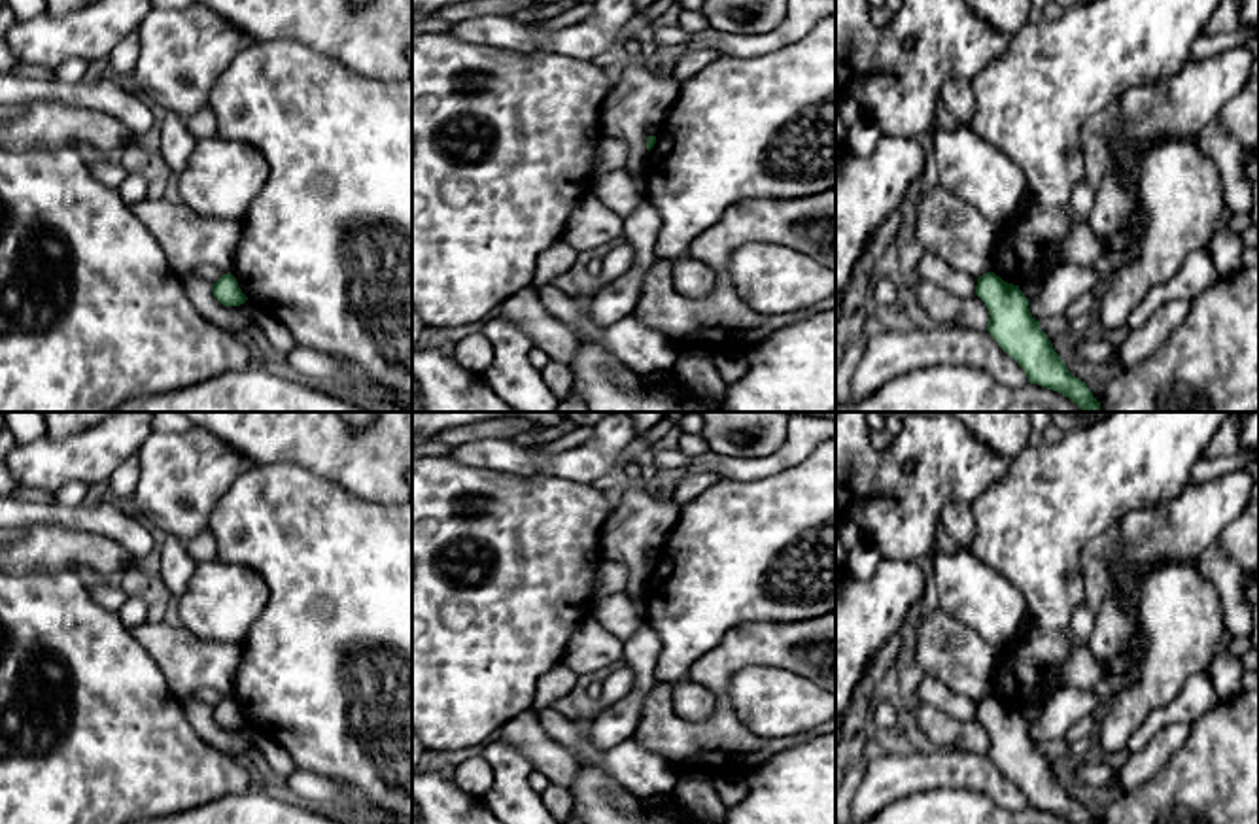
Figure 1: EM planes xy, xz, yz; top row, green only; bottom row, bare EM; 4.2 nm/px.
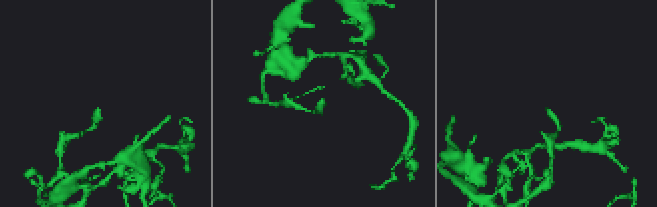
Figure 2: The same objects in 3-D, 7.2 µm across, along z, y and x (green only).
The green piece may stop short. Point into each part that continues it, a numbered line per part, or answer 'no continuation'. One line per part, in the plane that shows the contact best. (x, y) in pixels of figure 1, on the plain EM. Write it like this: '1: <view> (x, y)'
no continuation

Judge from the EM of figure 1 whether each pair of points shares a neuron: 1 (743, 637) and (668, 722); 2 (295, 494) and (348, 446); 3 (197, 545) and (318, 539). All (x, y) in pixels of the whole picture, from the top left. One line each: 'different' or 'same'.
1: same
2: different
3: different

